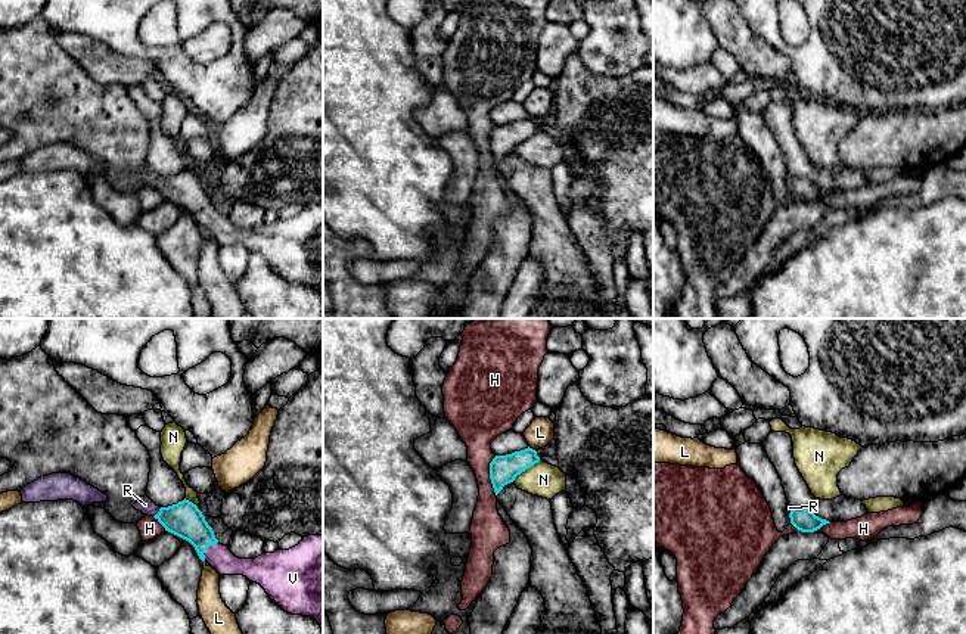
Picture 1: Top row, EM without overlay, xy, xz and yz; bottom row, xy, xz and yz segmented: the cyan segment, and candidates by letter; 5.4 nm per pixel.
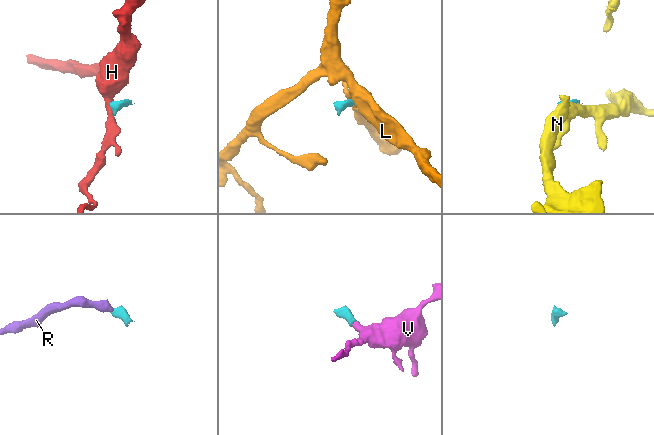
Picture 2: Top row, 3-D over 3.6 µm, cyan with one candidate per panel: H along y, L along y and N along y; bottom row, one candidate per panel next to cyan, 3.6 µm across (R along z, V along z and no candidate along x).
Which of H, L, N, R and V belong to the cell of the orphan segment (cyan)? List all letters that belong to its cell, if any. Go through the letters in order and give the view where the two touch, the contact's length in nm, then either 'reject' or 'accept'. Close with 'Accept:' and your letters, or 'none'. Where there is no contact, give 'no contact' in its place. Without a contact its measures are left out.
H: contact in xz; length 220 nm; reject
L: contact in xz; length 40 nm; reject
N: contact in xz; length 190 nm; reject
R: contact in xy; length 70 nm; accept
V: contact in xy; length 130 nm; accept
Accept: R, V

